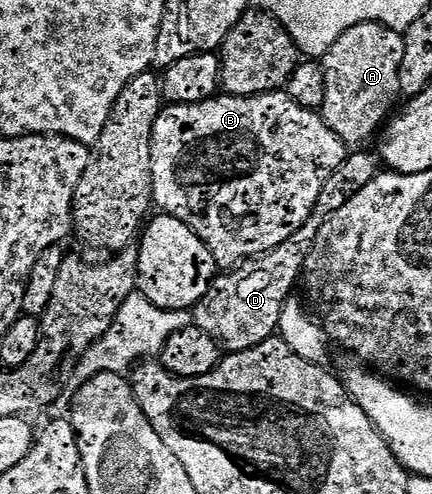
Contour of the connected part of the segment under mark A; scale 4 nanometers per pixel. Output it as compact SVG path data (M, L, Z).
M366 22L348 28L325 53L325 97L319 115L345 145L361 146L368 136L376 137L394 111L393 103L399 97L401 87L402 51L402 37L394 29L386 28L384 24Z

